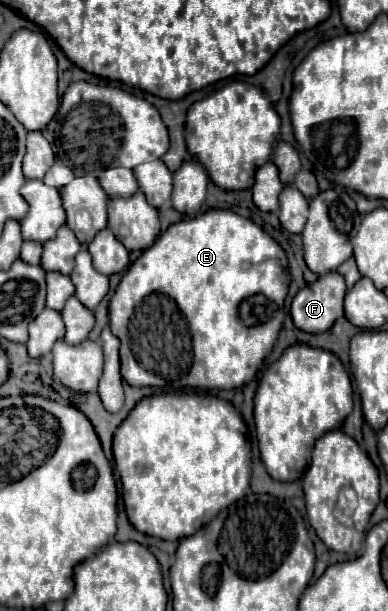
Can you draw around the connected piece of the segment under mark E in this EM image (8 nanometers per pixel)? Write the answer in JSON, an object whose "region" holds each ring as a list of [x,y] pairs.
{"region":[[[207,210],[201,216],[183,218],[177,224],[171,224],[151,248],[147,248],[125,272],[125,276],[119,282],[119,288],[115,290],[111,302],[109,302],[109,318],[111,318],[111,330],[121,340],[121,374],[131,386],[155,386],[155,388],[169,388],[169,390],[181,390],[181,388],[201,388],[201,390],[231,390],[247,384],[249,380],[255,382],[255,392],[258,380],[253,380],[257,368],[261,366],[263,358],[267,356],[269,348],[273,348],[277,334],[283,324],[283,300],[287,296],[287,254],[285,250],[253,220],[239,216],[231,210]]]}

